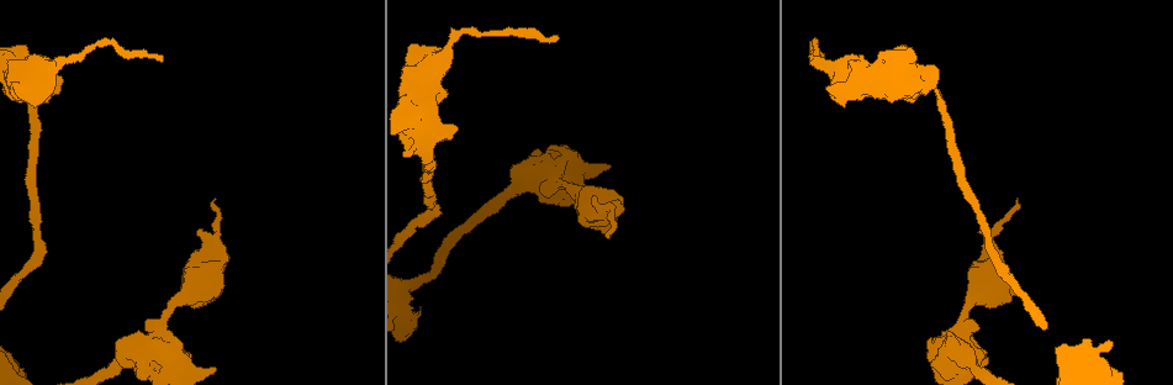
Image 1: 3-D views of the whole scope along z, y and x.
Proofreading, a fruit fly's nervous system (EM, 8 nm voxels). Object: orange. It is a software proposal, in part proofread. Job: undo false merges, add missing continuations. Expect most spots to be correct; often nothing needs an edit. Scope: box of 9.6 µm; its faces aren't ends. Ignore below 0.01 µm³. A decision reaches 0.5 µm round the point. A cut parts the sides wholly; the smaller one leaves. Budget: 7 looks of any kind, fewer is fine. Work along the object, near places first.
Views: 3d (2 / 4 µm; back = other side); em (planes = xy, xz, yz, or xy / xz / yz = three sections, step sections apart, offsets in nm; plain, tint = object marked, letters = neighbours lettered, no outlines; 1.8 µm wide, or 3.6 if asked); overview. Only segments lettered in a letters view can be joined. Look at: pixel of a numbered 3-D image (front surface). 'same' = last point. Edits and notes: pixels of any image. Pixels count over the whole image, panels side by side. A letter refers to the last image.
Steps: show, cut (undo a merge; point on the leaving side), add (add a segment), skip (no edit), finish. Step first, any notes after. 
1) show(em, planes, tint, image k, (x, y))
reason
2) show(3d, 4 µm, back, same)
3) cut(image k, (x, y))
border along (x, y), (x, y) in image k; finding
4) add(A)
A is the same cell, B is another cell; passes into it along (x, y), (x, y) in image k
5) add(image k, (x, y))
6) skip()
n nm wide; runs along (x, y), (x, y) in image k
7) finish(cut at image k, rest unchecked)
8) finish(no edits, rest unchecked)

show(3d, 4 µm, image 1, (409, 150))
thick end

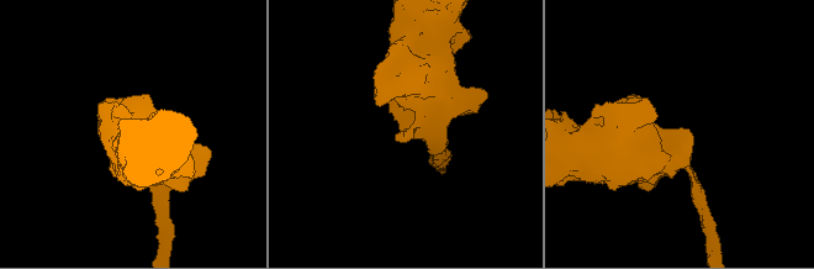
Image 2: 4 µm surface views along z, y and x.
show(em, xy, step 16, letters, image 2, (680, 127))

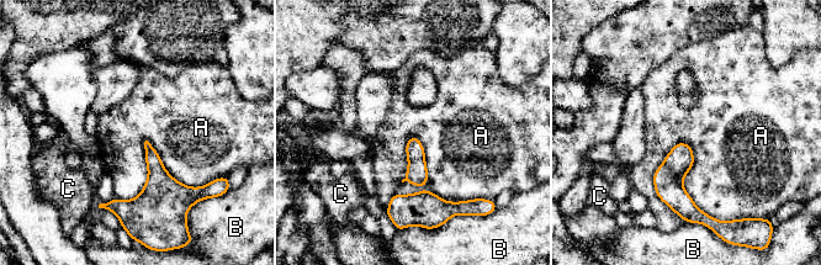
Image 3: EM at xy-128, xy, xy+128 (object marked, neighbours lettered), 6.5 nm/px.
skip()
A, B and C are other cells; no lettered segment goes on from it

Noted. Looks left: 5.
show(3d, 2 µm, image 1, (213, 367))
branch stops here

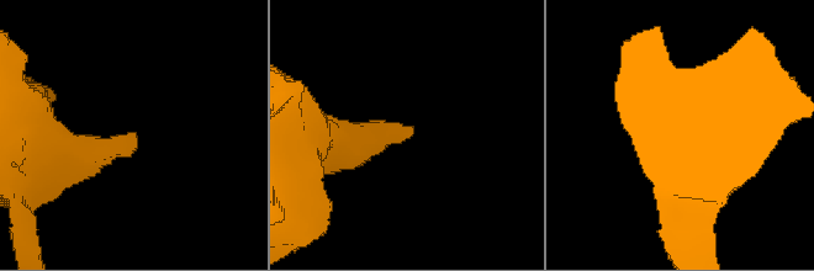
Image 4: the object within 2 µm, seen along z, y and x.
show(em, planes, tint, image 4, (132, 132))

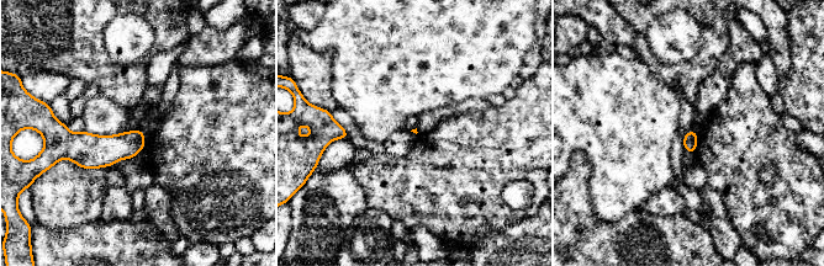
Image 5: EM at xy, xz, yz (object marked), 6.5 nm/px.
show(em, planes, letters, same)

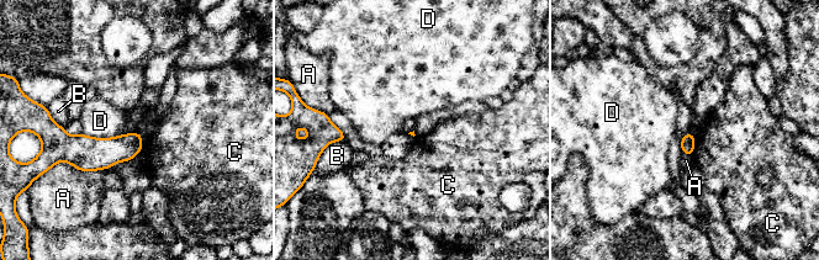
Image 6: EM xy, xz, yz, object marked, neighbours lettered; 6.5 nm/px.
skip()
A, B, C and D are other cells; border along (695, 136), (695, 152), (691, 157) in image 6; no lettered segment goes on from it

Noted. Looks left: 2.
show(em, planes, letters, image 1, (213, 200))
tapers out

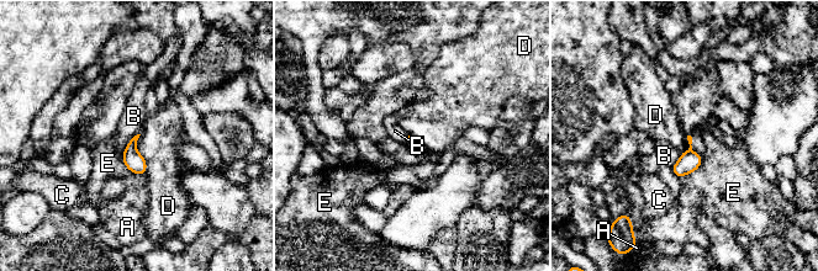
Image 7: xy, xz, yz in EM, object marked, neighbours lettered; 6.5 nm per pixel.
skip()
A, B, C, D and E are other cells; border along (138, 133), (144, 175) in image 7; none of them fits

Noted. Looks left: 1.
finish(no edits, rest unchecked)

